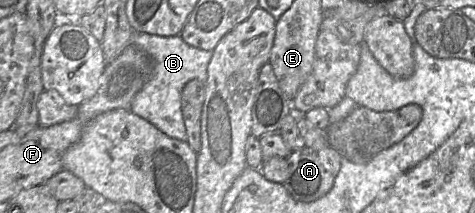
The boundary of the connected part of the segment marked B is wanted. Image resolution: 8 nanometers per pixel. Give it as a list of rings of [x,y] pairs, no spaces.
[[[133,32],[131,44],[144,52],[152,61],[152,74],[135,95],[130,110],[147,120],[168,137],[187,142],[187,133],[181,111],[181,95],[186,83],[197,79],[207,81],[207,68],[213,51],[201,50],[186,44],[180,35],[158,36]]]

